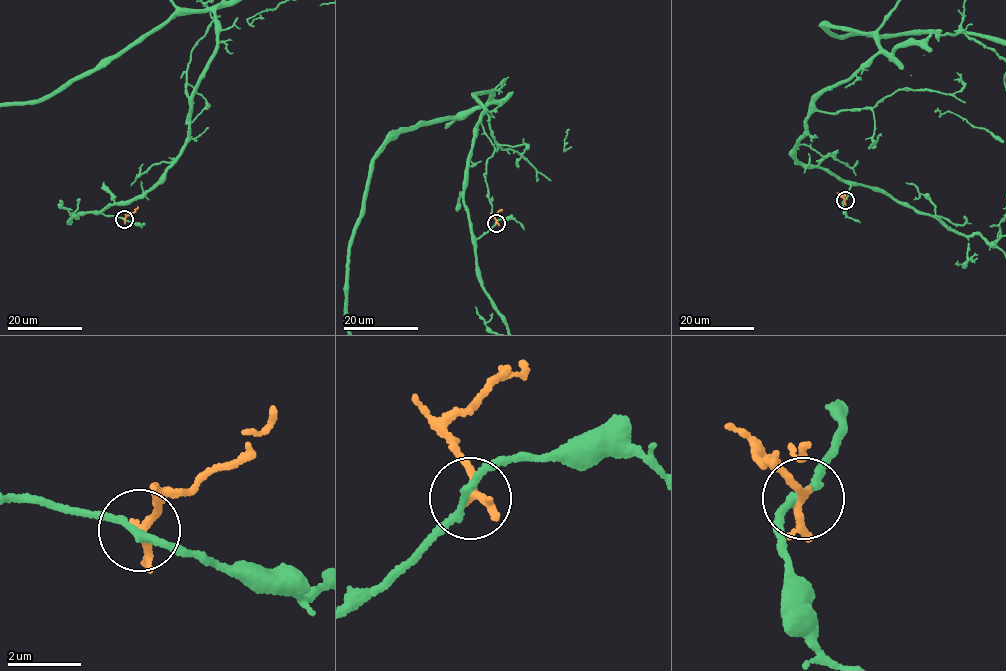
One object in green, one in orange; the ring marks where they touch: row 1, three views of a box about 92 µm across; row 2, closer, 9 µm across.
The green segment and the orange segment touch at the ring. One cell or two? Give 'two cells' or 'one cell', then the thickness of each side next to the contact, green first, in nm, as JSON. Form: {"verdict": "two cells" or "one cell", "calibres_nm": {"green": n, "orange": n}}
{"verdict": "two cells", "calibres_nm": {"green": 200, "orange": 180}}

